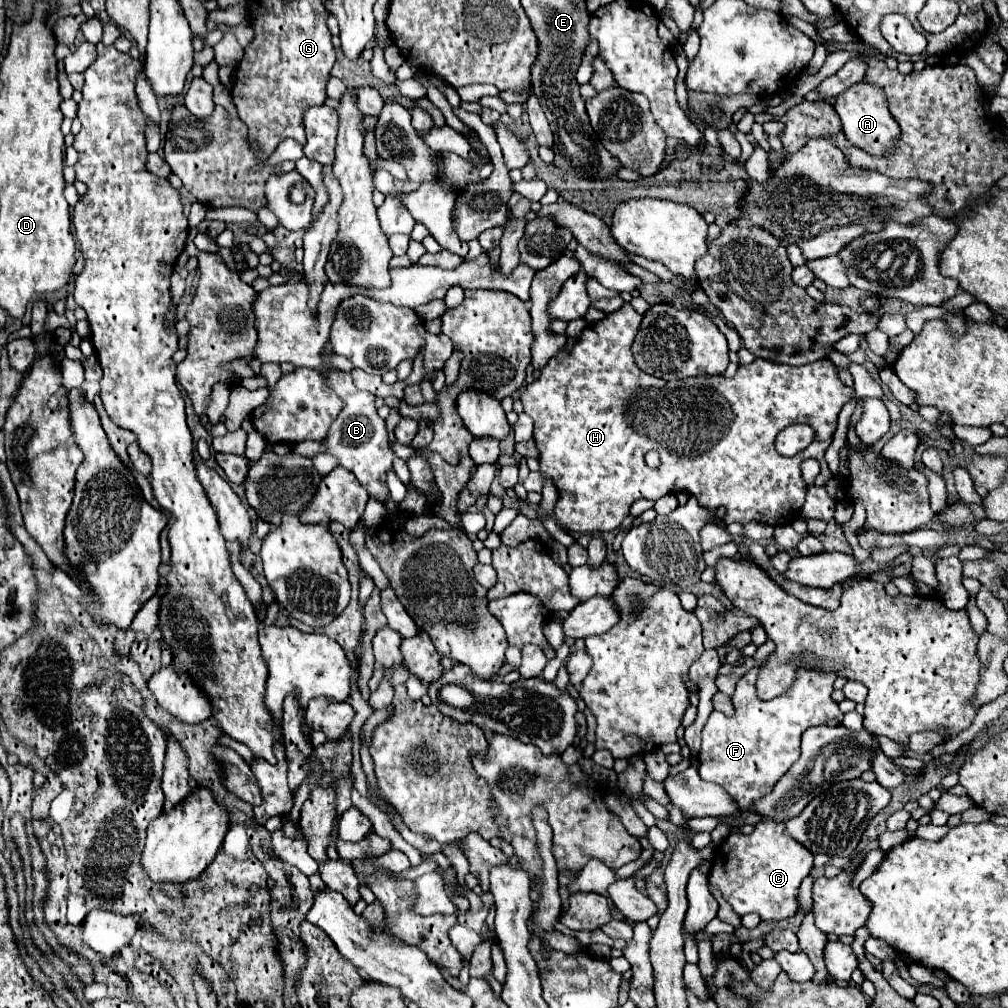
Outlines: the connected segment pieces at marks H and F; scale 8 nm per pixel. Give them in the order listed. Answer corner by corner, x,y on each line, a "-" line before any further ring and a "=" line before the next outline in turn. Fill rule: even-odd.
625,303
623,309
607,315
603,321
587,325
581,331
581,335
577,337
573,349
571,351
559,351
555,357
551,357
549,363
543,367
539,379
535,379
533,383
525,385
525,389
521,393
521,401
525,405
525,413
535,421
533,439
535,439
535,445
539,449
539,471
541,471
543,477
551,479
551,483
557,487
557,493
559,493
559,499
557,499
557,505
555,505
557,521
561,521
561,525
565,525
573,533
611,531
611,529
617,529
621,525
621,521
629,515
629,509
631,509
631,505
637,499
643,497
643,499
653,499
655,501
655,499
659,499
659,497
663,497
667,493
685,491
685,493
695,495
699,505
703,505
705,509
725,507
725,525
735,523
735,521
743,523
743,525
751,523
751,521
765,523
765,525
771,525
771,527
791,525
799,517
799,511
801,511
801,507
805,503
805,493
807,493
807,483
803,481
803,475
801,475
801,463
805,459
809,459
809,457
819,461
821,473
817,475
815,485
823,485
825,481
829,481
833,477
833,473
829,471
827,461
825,461
825,451
827,451
827,447
833,441
833,433
837,429
837,415
839,415
841,407
851,399
853,387
845,387
841,383
841,379
837,377
835,365
829,359
813,361
813,363
807,363
803,367
791,367
791,365
773,363
773,361
753,361
749,365
739,365
739,371
737,371
737,375
733,379
723,377
723,375
699,375
695,379
663,381
663,379
657,379
657,377
651,377
651,375
643,373
635,365
635,361
633,361
631,345
633,345
633,339
635,339
639,327
641,327
641,319
643,317
629,303
-
791,423
805,423
805,425
809,425
815,431
815,439
813,439
813,443
805,451
801,451
801,453
797,453
793,457
783,457
783,455
779,455
775,451
775,437
777,437
777,433
785,425
791,425
-
649,449
655,449
661,455
661,467
659,469
647,467
645,453
=
767,639
757,647
753,659
755,667
749,669
735,685
731,703
735,713
731,717
713,711
703,727
703,745
699,751
699,775
703,781
721,785
743,811
749,811
755,799
771,793
773,785
789,771
789,767
799,759
799,743
805,729
813,725
841,725
843,713
839,705
831,699
833,681
837,673
827,673
819,669
797,669
793,685
779,697
771,701
761,701
755,695
755,679
763,655
775,649
773,641

